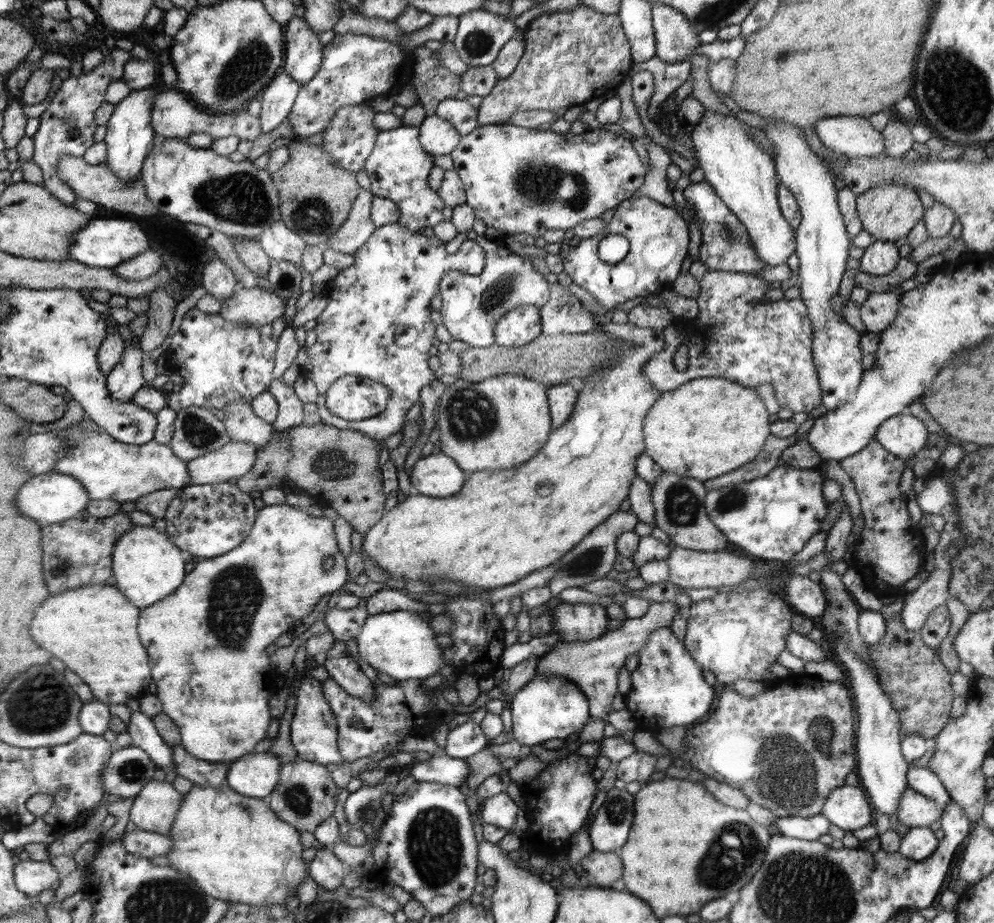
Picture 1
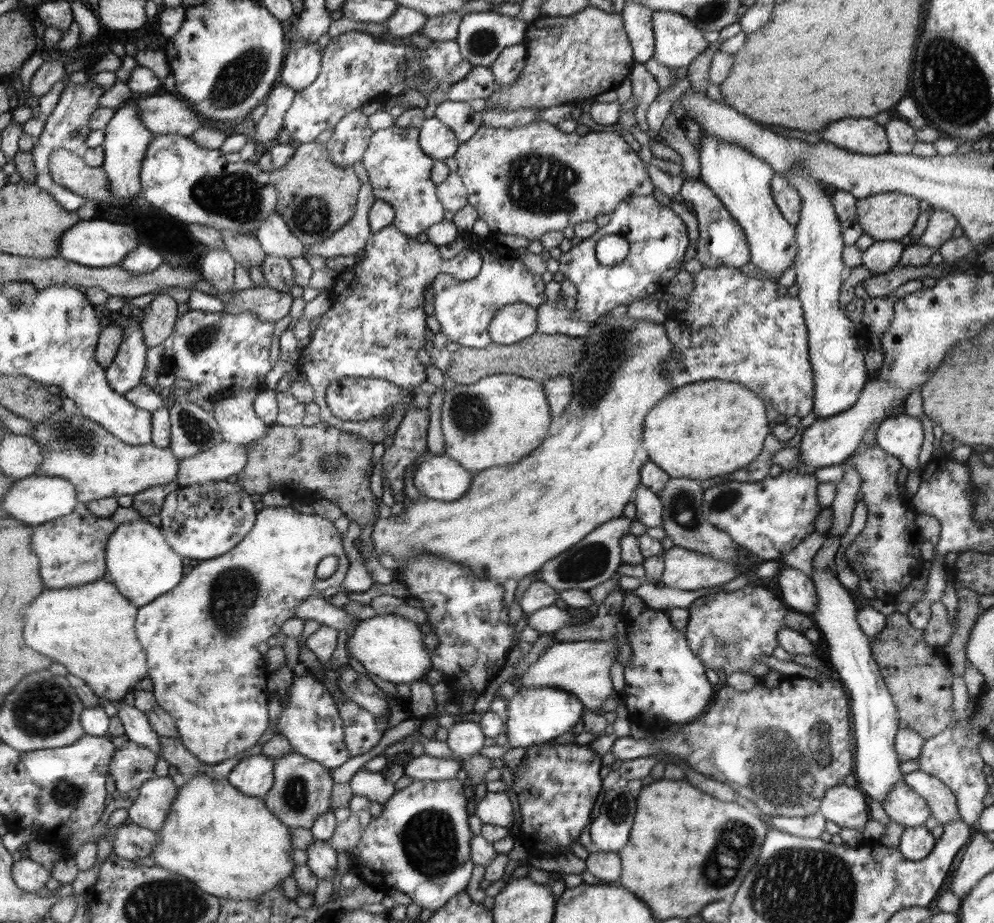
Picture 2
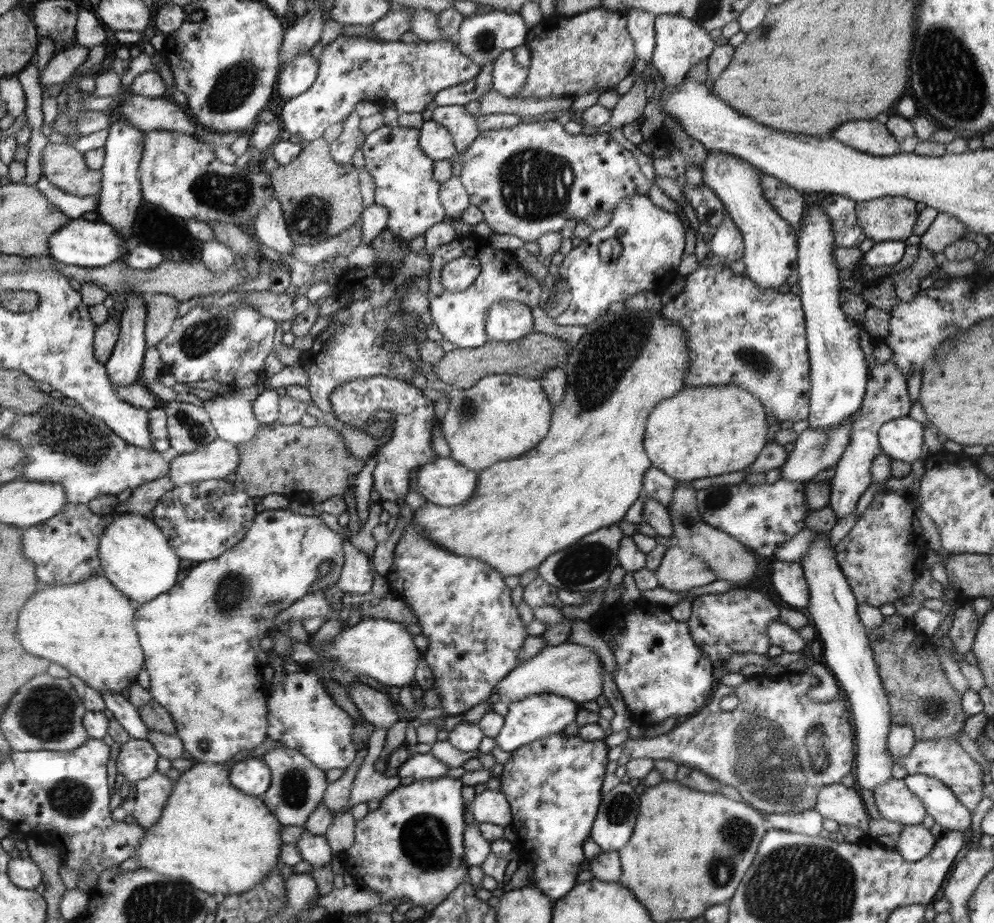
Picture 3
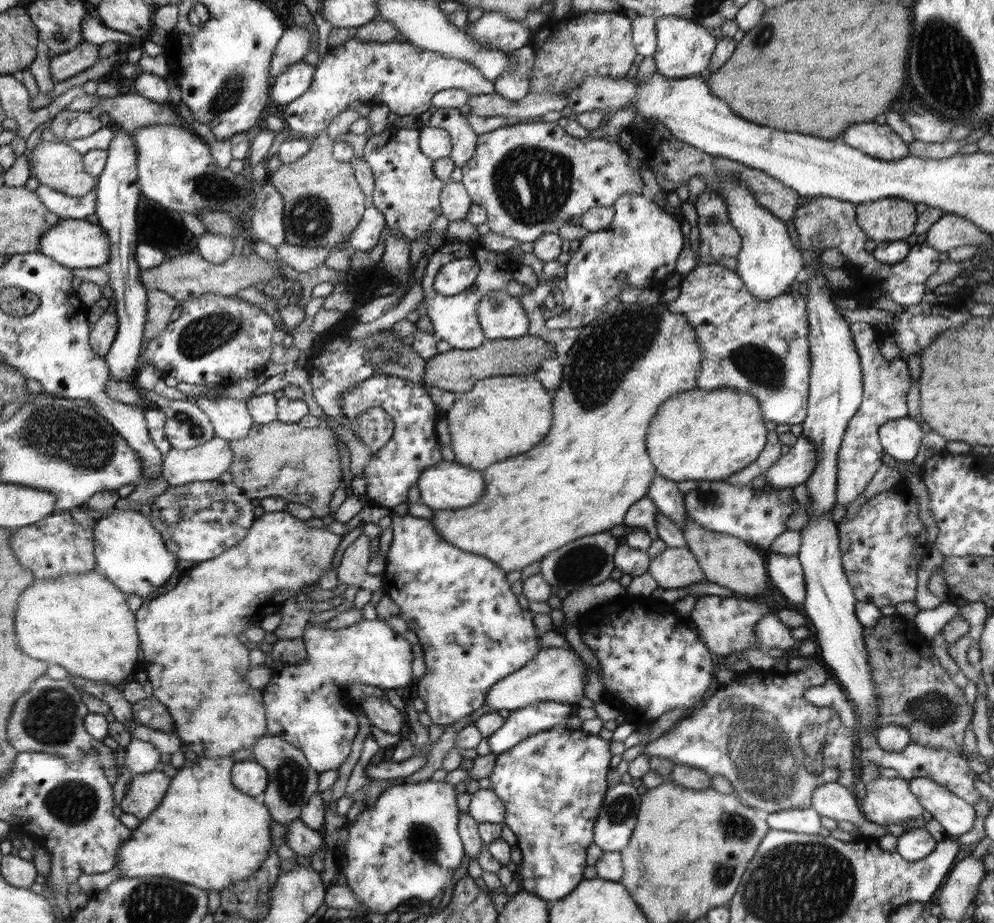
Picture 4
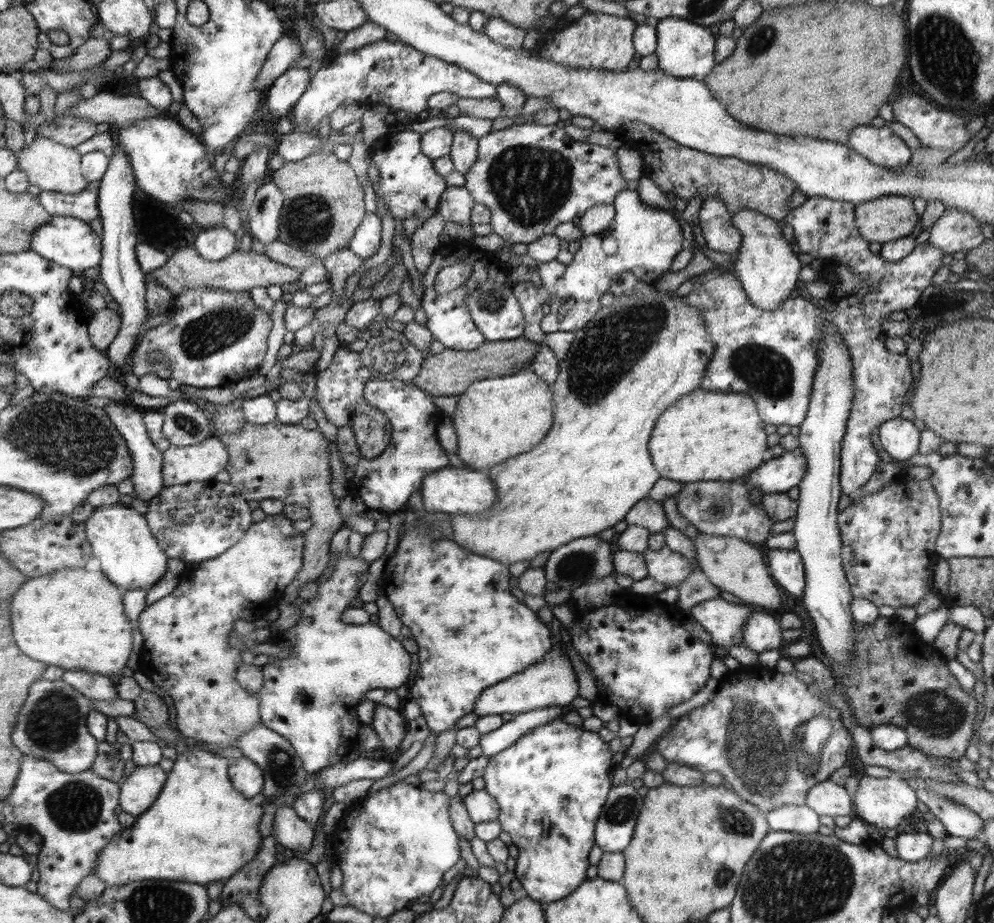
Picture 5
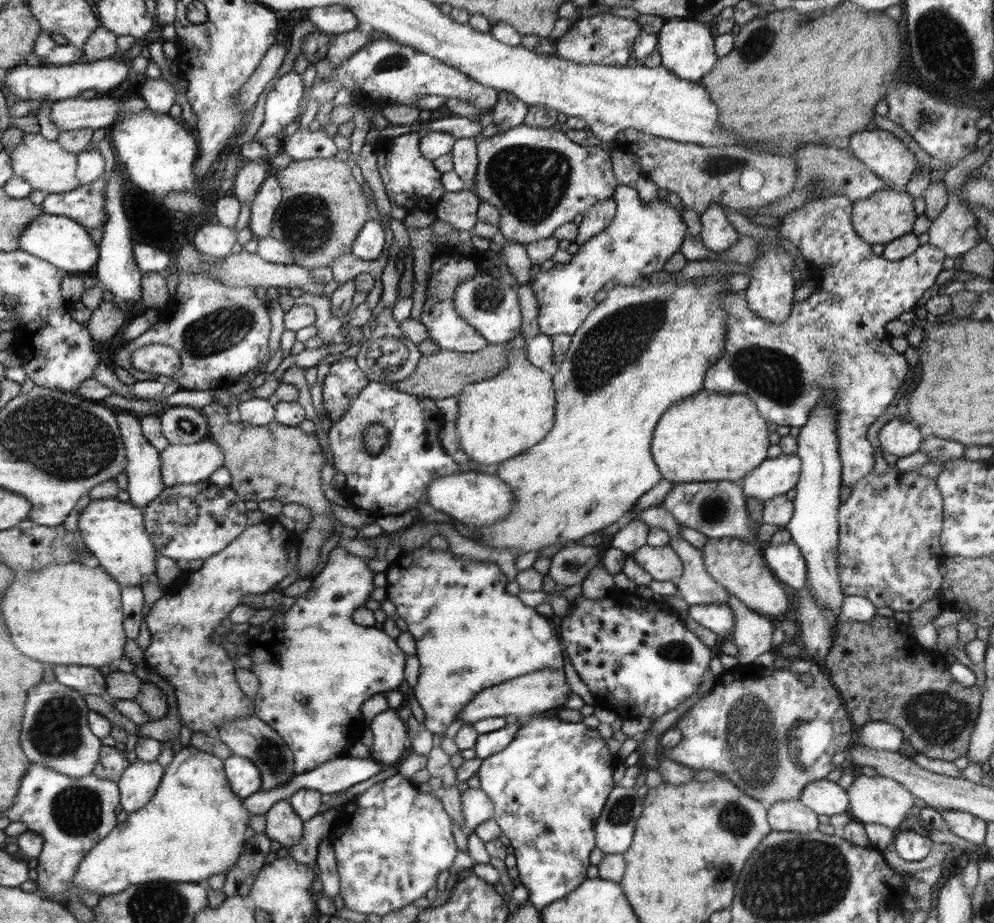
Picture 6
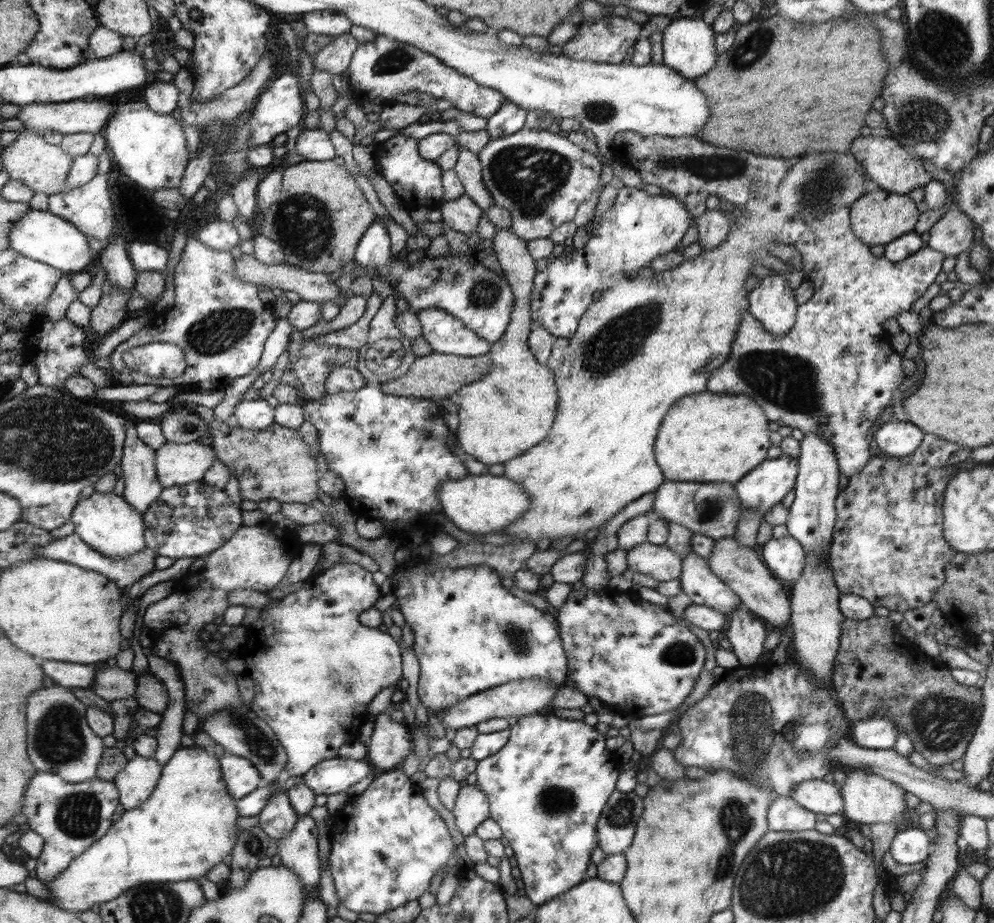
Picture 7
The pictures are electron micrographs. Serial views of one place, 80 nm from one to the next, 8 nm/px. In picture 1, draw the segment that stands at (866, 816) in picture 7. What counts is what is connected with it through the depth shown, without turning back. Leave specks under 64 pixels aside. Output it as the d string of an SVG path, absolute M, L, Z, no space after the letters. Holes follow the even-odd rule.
M908 788L900 797L899 809L894 821L900 821L911 828L929 827L932 822L941 819L942 813L941 808L930 798Z

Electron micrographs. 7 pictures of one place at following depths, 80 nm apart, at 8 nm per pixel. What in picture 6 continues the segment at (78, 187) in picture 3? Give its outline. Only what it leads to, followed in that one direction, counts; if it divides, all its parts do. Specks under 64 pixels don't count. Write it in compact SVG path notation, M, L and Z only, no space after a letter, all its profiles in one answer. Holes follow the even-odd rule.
M25 133L23 141L10 151L10 156L14 175L22 176L34 190L41 190L46 195L70 192L81 185L77 176L78 154L65 149L58 140L48 140L40 133Z

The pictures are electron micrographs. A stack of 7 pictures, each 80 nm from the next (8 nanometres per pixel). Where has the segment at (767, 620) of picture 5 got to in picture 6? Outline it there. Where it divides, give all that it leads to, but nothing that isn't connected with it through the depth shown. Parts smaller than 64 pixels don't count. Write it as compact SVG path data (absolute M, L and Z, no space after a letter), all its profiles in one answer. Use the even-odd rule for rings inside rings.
M734 594L729 596L727 603L735 616L732 641L739 650L737 659L742 664L754 663L760 654L772 650L772 634L776 628L776 621L754 612Z

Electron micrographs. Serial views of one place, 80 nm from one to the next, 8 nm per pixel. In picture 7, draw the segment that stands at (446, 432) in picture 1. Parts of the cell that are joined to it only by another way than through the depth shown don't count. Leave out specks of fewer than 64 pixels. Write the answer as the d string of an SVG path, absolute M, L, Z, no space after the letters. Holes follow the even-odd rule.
M495 226L495 234L492 238L493 249L500 262L503 276L515 293L514 315L506 334L498 342L491 345L491 372L485 375L480 381L470 384L467 387L460 387L455 398L458 405L459 414L459 442L462 449L469 456L474 456L476 460L485 465L508 463L516 456L524 454L528 448L536 446L542 442L551 426L554 424L554 416L558 414L558 386L554 386L554 376L550 374L548 366L540 364L535 359L535 353L530 349L530 334L533 326L532 314L532 290L535 286L535 277L538 275L540 264L531 256L527 249L527 242L516 237L511 228L500 228Z

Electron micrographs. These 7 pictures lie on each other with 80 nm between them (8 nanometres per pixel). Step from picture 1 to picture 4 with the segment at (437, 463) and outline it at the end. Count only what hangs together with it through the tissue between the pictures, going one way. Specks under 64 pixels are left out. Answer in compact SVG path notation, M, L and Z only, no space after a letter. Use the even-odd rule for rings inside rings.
M441 460L428 467L417 480L421 502L432 510L456 510L479 503L486 492L486 477L483 471L468 468L456 461Z

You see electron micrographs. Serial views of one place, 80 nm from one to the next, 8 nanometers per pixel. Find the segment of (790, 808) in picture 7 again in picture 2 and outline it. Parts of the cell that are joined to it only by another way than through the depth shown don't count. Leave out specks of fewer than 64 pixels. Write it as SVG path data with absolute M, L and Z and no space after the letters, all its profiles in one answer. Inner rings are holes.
M818 811L810 816L804 817L784 817L772 816L770 818L772 826L780 832L785 832L792 836L801 836L802 838L820 838L822 832L826 830L827 820Z

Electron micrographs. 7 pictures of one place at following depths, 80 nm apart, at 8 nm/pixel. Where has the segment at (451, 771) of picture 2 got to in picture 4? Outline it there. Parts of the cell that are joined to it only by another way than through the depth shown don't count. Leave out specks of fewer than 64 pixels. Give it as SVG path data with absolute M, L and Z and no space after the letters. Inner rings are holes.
M420 755L401 762L392 761L387 757L378 765L369 762L365 768L365 776L370 776L372 780L378 781L402 779L403 782L406 777L418 772L426 763L428 763L428 758Z

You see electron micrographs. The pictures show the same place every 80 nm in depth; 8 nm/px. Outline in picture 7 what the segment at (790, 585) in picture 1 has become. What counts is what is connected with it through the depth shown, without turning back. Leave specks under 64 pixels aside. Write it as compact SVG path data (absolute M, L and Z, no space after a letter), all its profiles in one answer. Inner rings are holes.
M789 534L778 539L772 537L759 547L759 551L764 564L776 578L794 583L802 576L807 554Z

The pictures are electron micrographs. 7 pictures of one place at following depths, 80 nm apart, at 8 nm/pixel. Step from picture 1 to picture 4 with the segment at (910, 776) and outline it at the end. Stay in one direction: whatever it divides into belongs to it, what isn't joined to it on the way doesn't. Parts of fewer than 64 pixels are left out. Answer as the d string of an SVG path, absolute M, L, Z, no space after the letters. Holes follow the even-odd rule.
M916 777L907 782L910 792L933 818L940 822L947 836L958 837L972 828L976 816L972 804L930 778Z

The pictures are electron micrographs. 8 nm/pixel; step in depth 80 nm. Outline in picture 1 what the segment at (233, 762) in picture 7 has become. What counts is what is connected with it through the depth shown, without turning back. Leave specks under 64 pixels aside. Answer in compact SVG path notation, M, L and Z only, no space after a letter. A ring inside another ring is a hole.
M269 751L264 754L251 753L229 766L226 782L243 796L264 799L276 789L282 764Z

